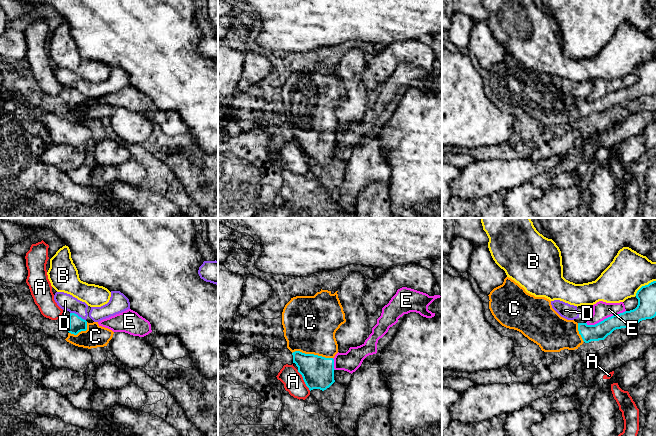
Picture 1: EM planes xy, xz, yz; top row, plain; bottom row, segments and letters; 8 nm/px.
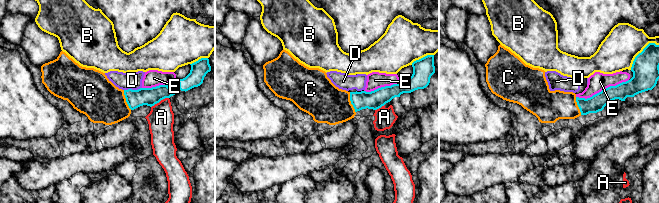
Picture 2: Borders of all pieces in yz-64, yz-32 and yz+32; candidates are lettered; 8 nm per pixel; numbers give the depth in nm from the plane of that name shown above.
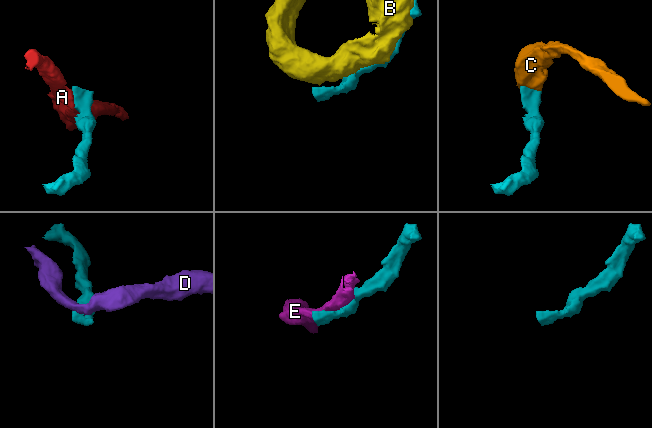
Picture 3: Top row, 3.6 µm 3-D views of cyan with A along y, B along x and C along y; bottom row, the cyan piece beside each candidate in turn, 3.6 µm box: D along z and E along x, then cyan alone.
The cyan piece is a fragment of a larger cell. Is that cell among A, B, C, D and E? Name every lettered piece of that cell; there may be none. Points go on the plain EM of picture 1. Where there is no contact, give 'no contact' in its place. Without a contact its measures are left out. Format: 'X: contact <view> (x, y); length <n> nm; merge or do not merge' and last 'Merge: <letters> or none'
A: contact xz (303, 155); length 200 nm; do not merge
B: contact yz (645, 61); length 200 nm; do not merge
C: contact xz (312, 130); length 340 nm; merge
D: contact xy (77, 91); length 140 nm; do not merge
E: contact yz (606, 94); length 340 nm; do not merge
Merge: C

